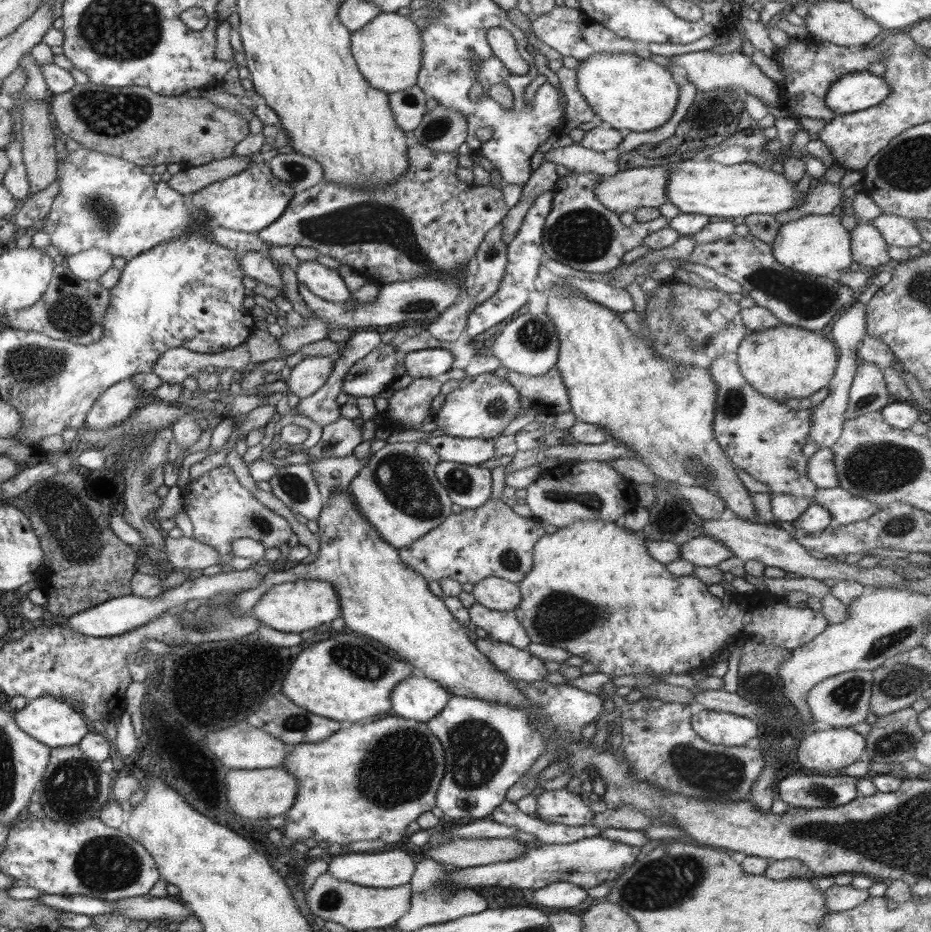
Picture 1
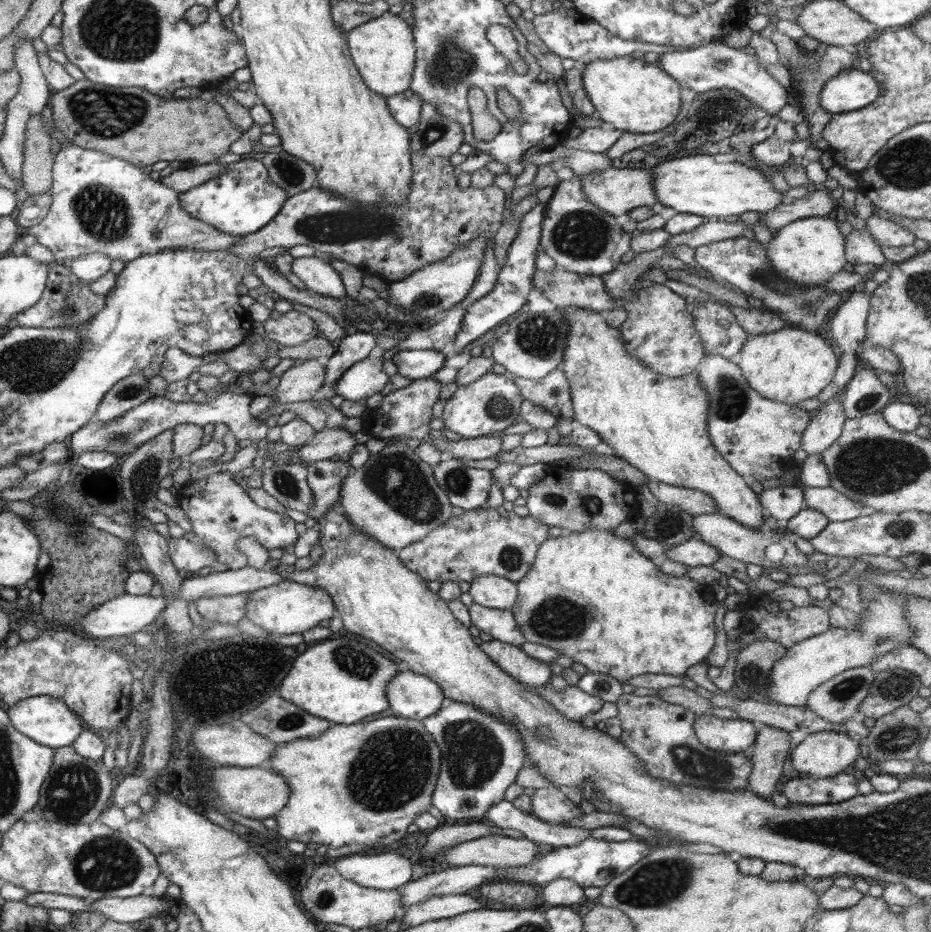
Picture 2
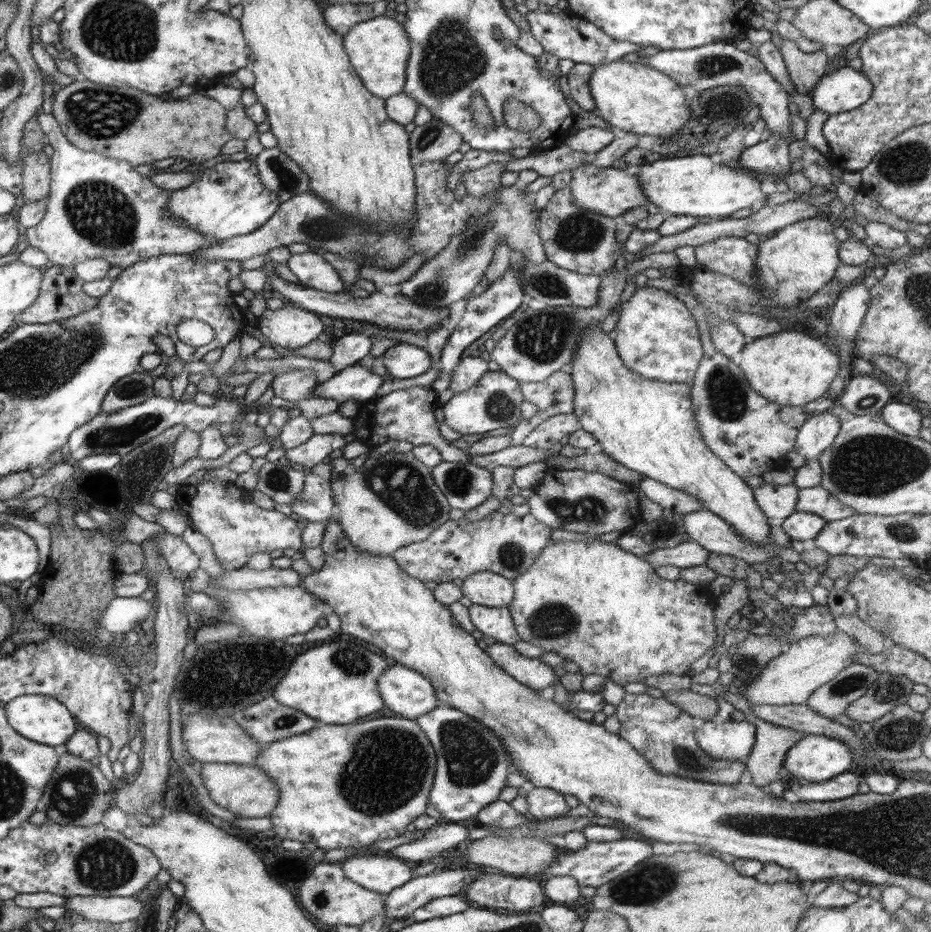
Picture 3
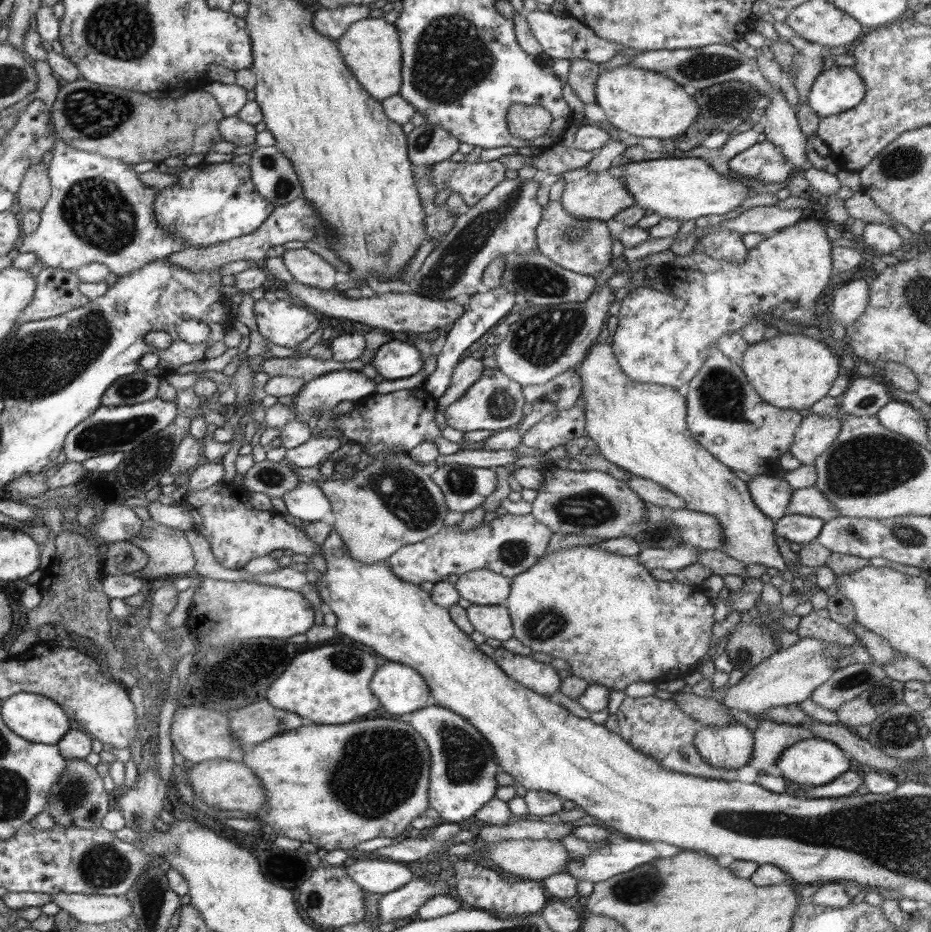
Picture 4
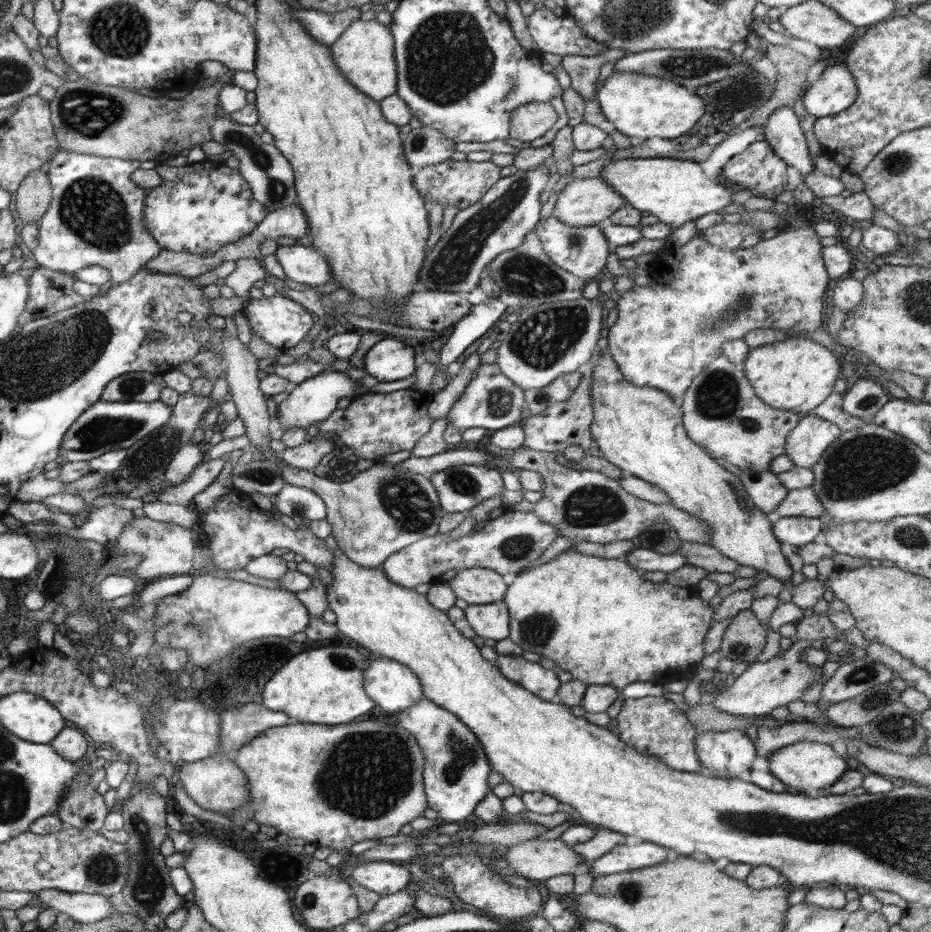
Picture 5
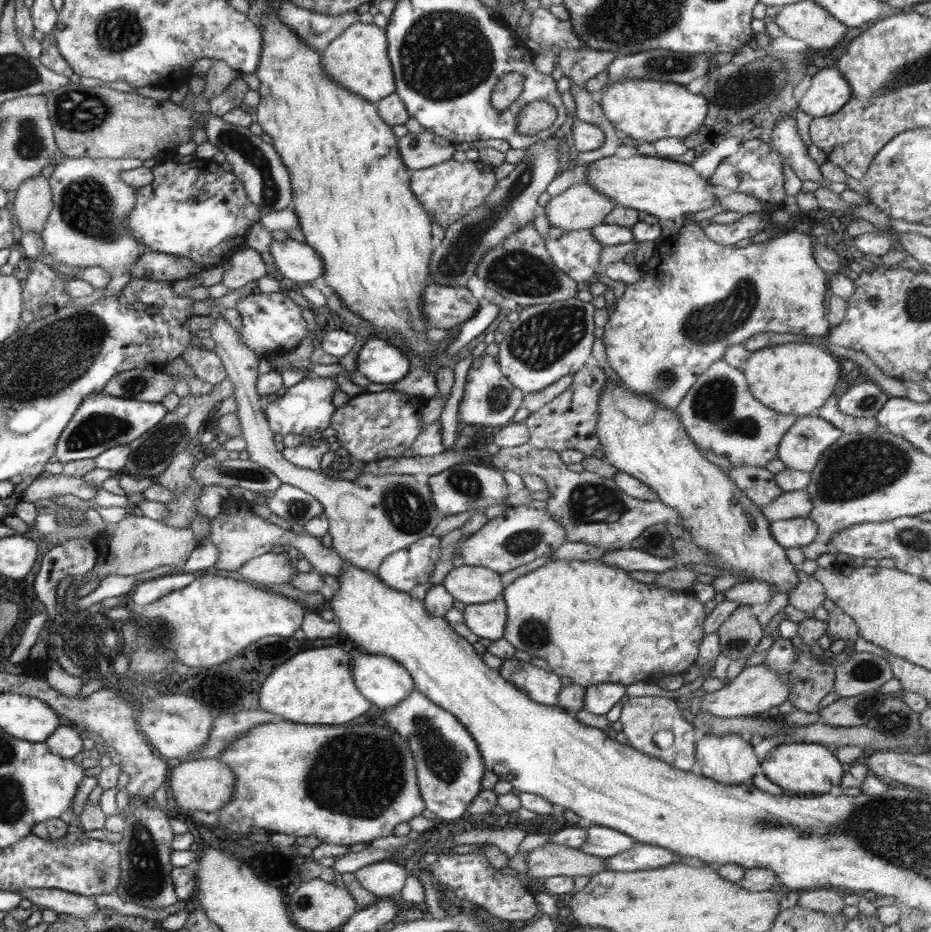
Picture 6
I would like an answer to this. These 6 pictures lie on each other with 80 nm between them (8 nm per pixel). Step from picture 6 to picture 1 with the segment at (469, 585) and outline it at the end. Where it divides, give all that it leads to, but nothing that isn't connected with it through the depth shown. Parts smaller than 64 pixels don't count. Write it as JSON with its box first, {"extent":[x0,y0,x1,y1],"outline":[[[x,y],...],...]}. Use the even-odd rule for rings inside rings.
{"extent":[471,576,521,612],"outline":[[[495,576],[477,582],[471,593],[476,603],[502,612],[513,611],[521,601],[519,583]]]}

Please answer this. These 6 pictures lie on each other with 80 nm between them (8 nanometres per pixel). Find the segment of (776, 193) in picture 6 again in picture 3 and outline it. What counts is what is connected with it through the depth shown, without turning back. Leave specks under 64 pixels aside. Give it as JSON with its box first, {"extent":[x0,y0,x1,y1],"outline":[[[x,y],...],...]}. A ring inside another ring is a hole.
{"extent":[740,134,792,175],"outline":[[[771,134],[765,142],[758,142],[742,152],[740,167],[746,172],[759,172],[767,175],[790,174],[792,159],[789,157],[788,140],[782,140],[777,134]]]}

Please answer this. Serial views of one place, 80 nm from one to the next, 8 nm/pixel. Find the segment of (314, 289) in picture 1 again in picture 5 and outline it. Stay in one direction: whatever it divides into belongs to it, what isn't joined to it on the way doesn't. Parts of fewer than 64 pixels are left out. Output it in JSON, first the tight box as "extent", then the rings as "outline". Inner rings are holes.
{"extent":[273,245,333,289],"outline":[[[280,245],[273,254],[284,269],[287,279],[308,285],[316,289],[323,289],[333,280],[328,261],[325,256],[314,247],[300,245]]]}

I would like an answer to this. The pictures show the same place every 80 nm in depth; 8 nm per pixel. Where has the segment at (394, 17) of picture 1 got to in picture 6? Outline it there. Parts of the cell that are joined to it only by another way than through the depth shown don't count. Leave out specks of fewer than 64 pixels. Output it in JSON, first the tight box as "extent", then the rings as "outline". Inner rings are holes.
{"extent":[321,22,395,103],"outline":[[[356,22],[321,52],[323,71],[342,88],[352,94],[376,103],[395,92],[395,80],[387,55],[387,38],[384,29],[372,23]]]}

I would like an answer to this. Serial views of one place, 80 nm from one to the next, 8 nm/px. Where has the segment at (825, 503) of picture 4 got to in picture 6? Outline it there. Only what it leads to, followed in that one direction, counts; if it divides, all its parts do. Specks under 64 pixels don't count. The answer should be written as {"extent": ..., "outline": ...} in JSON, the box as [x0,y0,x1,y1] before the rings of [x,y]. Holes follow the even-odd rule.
{"extent":[760,490,813,522],"outline":[[[807,490],[783,492],[775,501],[760,507],[768,522],[807,517],[813,510],[813,504]]]}

